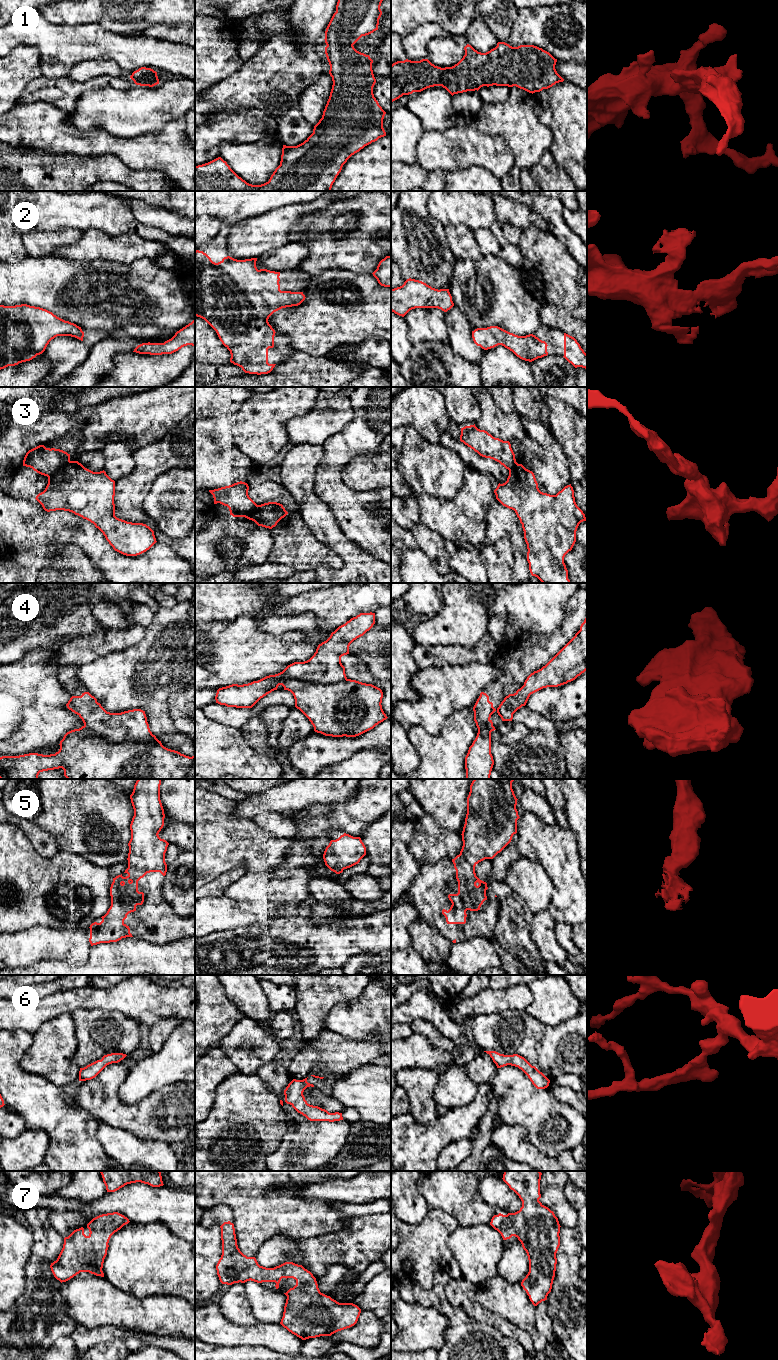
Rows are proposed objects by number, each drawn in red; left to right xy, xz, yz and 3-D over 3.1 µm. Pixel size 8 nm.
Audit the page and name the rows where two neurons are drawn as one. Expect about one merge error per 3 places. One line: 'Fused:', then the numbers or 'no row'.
Fused: 3, 4

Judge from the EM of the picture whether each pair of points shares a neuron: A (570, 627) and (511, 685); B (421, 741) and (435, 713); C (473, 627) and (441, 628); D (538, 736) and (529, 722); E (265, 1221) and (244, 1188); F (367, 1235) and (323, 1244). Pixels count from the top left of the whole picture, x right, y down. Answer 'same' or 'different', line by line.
A: same
B: different
C: same
D: same
E: same
F: same

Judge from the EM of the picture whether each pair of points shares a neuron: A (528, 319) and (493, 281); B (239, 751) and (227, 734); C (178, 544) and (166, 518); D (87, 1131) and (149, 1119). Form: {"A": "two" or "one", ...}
{"A": "one", "B": "one", "C": "two", "D": "two"}

